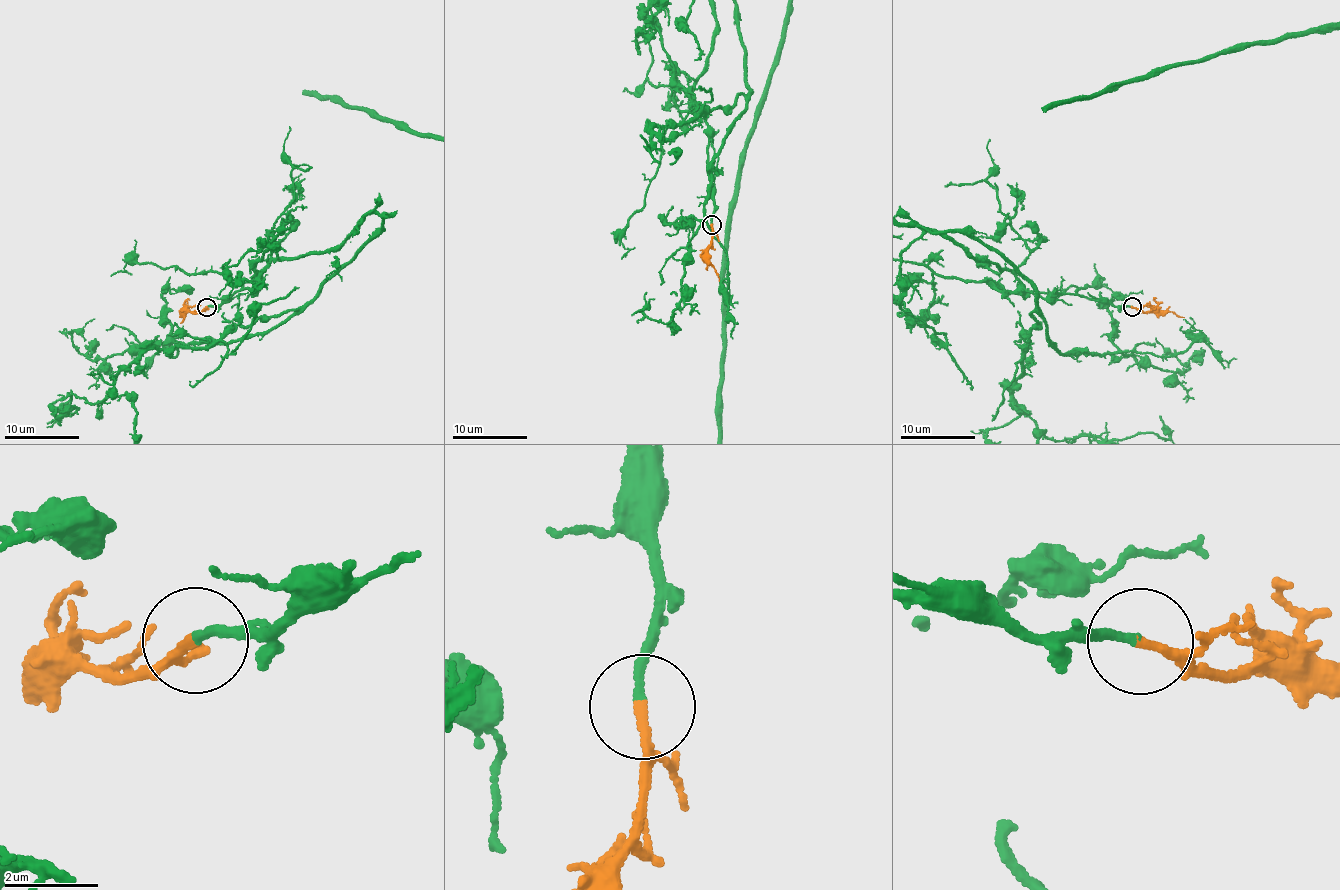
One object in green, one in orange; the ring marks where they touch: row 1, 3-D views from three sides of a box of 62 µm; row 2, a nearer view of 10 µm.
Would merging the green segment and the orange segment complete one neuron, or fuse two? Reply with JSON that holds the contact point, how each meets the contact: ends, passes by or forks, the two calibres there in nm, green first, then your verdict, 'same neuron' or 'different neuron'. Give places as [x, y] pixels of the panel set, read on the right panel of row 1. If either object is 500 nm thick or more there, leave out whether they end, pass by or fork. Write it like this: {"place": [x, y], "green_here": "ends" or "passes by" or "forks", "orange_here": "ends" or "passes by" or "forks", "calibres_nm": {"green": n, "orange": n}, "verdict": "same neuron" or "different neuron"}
{"place": [1132, 307], "green_here": "ends", "orange_here": "passes by", "calibres_nm": {"green": 170, "orange": 140}, "verdict": "same neuron"}

